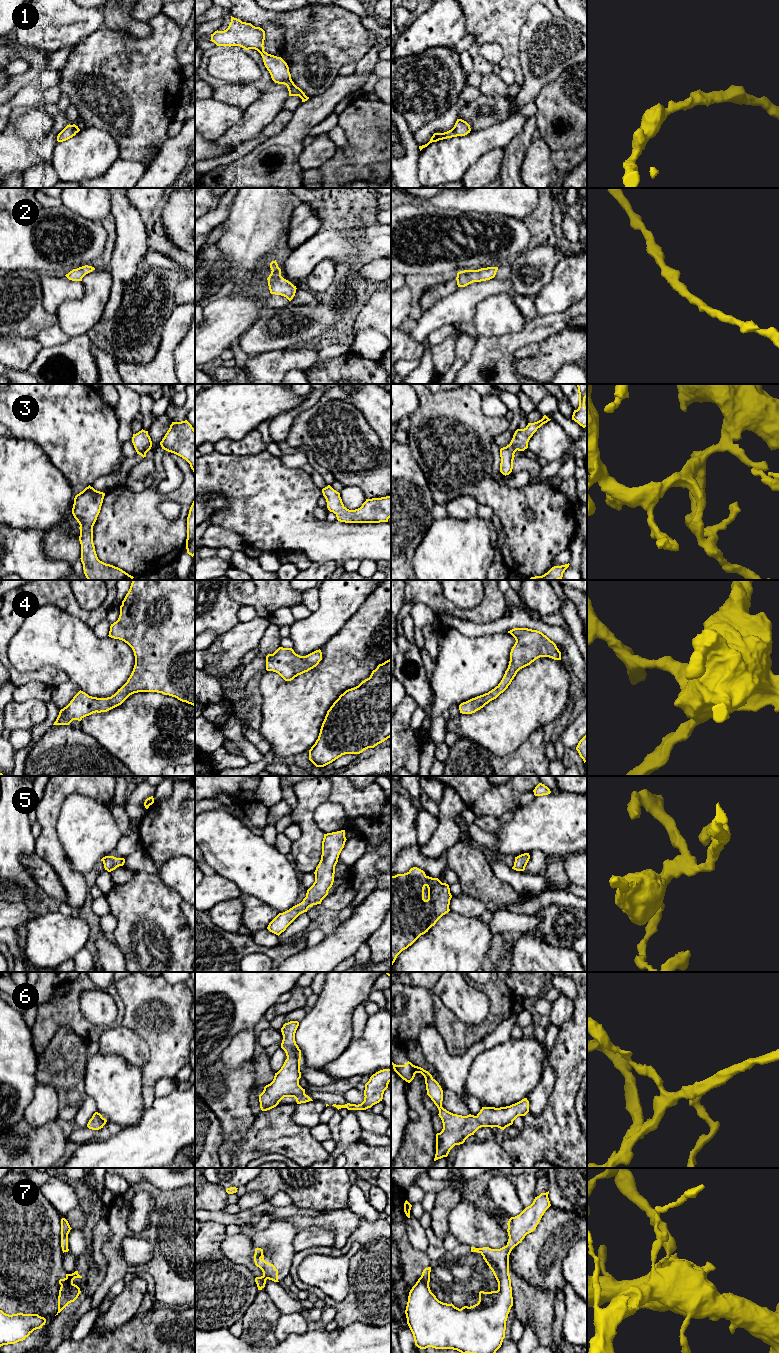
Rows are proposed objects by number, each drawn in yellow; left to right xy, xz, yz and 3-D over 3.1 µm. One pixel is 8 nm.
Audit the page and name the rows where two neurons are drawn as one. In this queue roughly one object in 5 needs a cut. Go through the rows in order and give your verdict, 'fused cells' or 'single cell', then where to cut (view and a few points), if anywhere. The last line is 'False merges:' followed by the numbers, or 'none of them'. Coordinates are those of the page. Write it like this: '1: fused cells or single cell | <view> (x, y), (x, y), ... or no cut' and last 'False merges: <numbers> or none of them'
1: single cell | no cut
2: single cell | no cut
3: single cell | no cut
4: single cell | no cut
5: single cell | no cut
6: single cell | no cut
7: single cell | no cut
False merges: none of them

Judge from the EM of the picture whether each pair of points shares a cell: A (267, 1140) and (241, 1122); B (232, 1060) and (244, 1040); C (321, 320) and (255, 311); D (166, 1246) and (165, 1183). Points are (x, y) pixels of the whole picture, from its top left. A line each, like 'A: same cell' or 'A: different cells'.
A: different cells
B: same cell
C: different cells
D: different cells

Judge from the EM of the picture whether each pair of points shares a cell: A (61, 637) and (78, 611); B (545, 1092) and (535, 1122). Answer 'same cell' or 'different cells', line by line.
A: different cells
B: different cells

